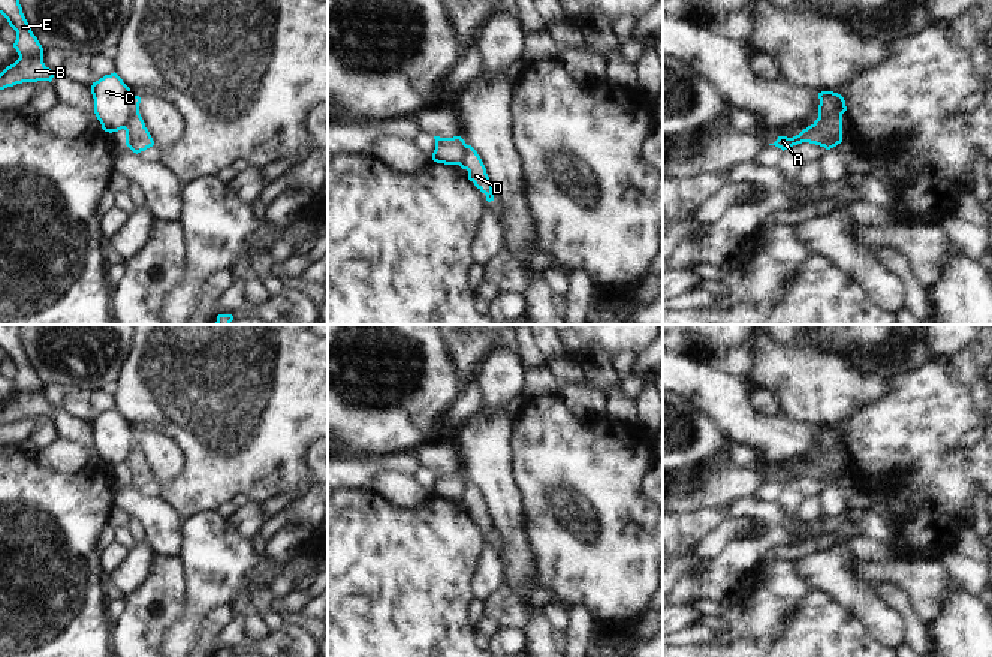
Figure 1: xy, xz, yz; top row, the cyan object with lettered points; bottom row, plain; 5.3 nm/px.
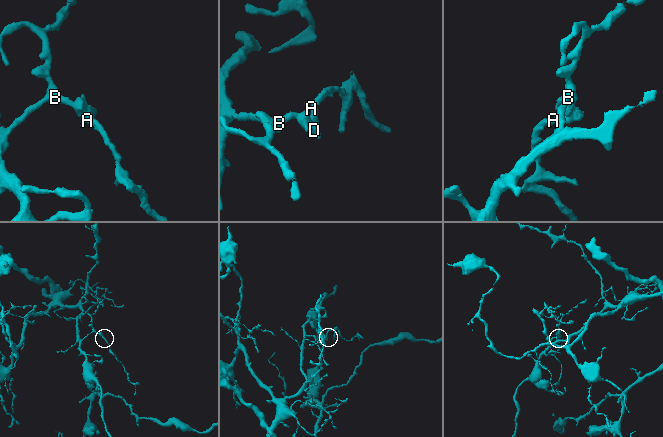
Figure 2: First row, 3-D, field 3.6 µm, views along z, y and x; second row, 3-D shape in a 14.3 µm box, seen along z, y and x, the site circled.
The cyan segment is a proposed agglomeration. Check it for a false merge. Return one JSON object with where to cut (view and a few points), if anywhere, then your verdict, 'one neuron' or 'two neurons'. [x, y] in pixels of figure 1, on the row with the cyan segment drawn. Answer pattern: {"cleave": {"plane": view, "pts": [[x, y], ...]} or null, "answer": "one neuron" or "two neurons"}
{"cleave": {"plane": "yz", "pts": [[843, 99], [828, 99], [825, 111], [819, 117]]}, "answer": "two neurons"}

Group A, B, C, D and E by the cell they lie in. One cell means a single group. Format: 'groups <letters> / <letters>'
groups A D / B C E

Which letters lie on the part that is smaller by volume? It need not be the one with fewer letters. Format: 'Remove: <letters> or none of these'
Remove: A, D

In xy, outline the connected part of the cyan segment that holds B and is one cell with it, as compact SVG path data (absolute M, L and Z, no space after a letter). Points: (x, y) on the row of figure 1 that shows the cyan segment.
M0 0L0 13L16 31L13 48L19 58L0 73L0 90L22 82L52 81L55 72L43 63L43 48L33 34L19 0Z

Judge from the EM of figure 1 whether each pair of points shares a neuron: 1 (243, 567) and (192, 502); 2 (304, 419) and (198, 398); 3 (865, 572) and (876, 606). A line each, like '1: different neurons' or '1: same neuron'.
1: different neurons
2: same neuron
3: different neurons

